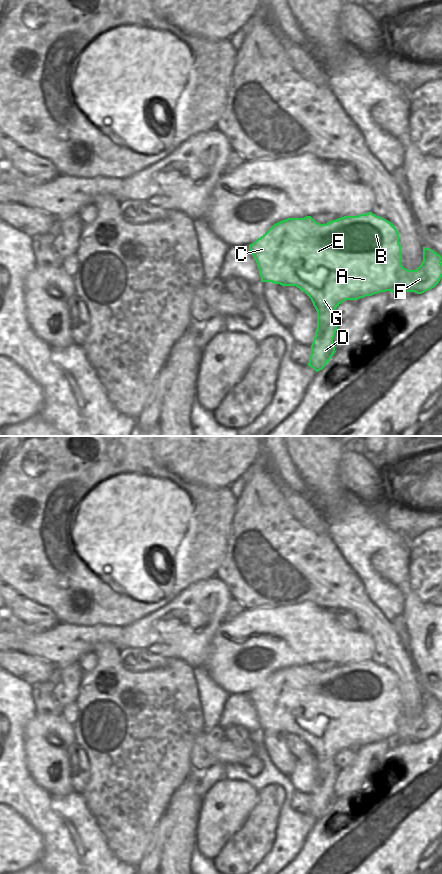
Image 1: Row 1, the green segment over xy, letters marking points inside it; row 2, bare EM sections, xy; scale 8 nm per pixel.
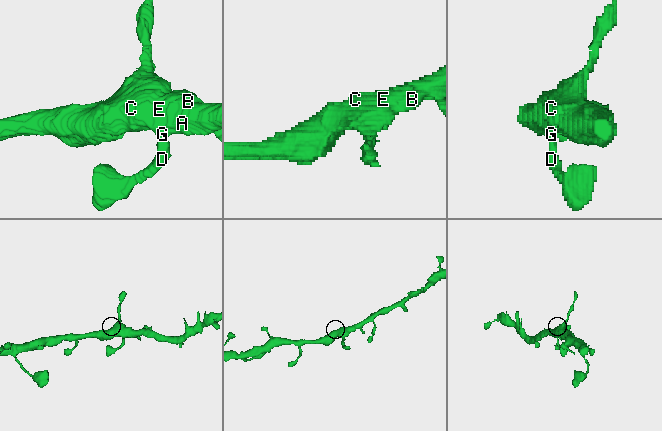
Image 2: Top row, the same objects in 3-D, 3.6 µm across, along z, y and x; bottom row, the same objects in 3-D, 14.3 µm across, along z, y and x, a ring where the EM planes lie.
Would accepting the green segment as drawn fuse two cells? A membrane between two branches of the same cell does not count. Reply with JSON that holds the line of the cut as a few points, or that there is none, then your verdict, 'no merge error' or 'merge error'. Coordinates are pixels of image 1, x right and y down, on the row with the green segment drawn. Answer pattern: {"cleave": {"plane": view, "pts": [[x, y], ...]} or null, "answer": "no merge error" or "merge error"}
{"cleave": null, "answer": "no merge error"}

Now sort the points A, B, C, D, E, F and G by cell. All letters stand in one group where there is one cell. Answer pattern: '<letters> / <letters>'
A B C D E F G

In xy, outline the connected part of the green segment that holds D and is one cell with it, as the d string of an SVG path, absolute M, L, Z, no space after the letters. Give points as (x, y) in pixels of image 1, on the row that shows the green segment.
M372 212L358 216L344 216L326 224L316 222L311 216L288 218L271 226L260 238L249 245L257 263L261 282L284 286L296 286L312 301L317 311L317 329L311 345L308 366L316 372L322 370L335 351L333 339L339 325L335 309L346 300L358 300L380 292L390 291L393 296L400 292L422 294L434 288L442 277L441 256L430 248L423 247L423 261L416 270L401 265L399 233L388 220Z

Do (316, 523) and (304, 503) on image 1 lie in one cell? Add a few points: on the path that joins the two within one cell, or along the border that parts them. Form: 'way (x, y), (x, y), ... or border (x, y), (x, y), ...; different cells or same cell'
way (312, 518), (304, 508); same cell

